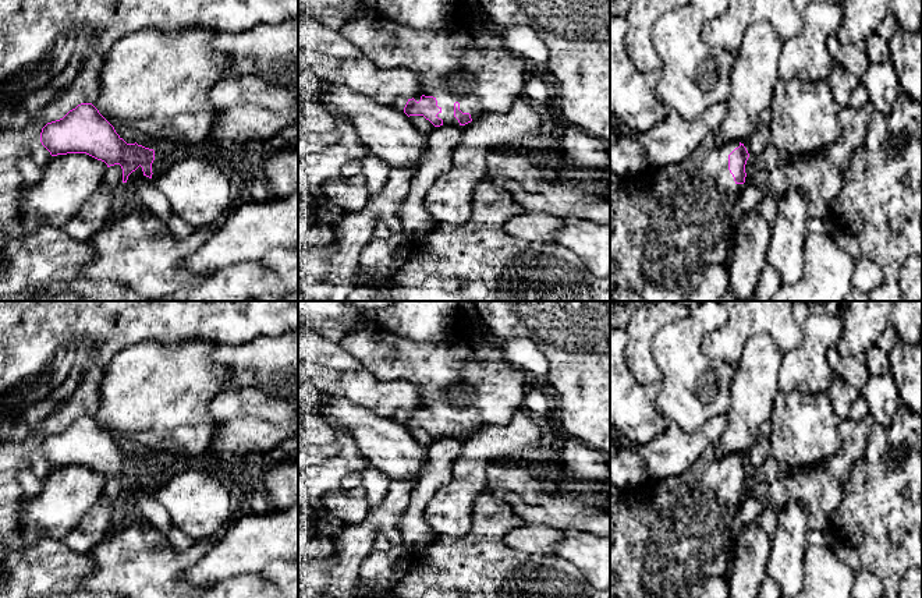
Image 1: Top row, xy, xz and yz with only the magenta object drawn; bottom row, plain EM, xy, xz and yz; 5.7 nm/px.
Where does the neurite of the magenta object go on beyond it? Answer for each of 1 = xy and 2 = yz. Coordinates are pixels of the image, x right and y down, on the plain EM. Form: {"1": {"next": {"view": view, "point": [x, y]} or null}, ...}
{"1": {"next": {"view": "xy", "point": [126, 515]}}, "2": {"next": {"view": "yz", "point": [667, 537]}}}

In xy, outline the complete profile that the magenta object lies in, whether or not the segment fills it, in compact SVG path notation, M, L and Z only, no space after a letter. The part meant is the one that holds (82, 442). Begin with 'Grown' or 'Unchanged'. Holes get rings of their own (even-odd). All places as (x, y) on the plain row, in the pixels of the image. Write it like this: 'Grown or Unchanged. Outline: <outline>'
Grown. Outline: M81 415L63 431L47 435L42 440L40 454L52 468L86 466L107 480L121 478L123 496L113 519L113 531L138 519L131 509L128 488L136 481L149 491L153 486L155 463L136 454L127 456L92 415Z

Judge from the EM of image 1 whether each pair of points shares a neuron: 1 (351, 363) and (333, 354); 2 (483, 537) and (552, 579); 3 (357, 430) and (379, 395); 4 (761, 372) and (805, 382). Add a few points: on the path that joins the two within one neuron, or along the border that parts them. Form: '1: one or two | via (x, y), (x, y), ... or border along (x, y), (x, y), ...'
1: one | via (347, 361), (337, 358)
2: one | via (500, 554), (525, 579), (535, 579)
3: two | border along (339, 396), (369, 407), (379, 416), (393, 418)
4: two | border along (783, 353), (779, 370), (779, 390)

